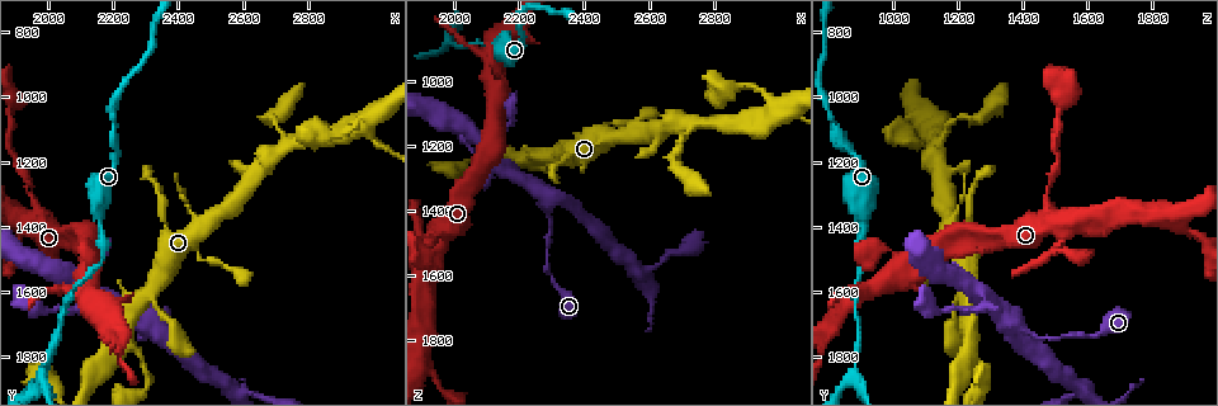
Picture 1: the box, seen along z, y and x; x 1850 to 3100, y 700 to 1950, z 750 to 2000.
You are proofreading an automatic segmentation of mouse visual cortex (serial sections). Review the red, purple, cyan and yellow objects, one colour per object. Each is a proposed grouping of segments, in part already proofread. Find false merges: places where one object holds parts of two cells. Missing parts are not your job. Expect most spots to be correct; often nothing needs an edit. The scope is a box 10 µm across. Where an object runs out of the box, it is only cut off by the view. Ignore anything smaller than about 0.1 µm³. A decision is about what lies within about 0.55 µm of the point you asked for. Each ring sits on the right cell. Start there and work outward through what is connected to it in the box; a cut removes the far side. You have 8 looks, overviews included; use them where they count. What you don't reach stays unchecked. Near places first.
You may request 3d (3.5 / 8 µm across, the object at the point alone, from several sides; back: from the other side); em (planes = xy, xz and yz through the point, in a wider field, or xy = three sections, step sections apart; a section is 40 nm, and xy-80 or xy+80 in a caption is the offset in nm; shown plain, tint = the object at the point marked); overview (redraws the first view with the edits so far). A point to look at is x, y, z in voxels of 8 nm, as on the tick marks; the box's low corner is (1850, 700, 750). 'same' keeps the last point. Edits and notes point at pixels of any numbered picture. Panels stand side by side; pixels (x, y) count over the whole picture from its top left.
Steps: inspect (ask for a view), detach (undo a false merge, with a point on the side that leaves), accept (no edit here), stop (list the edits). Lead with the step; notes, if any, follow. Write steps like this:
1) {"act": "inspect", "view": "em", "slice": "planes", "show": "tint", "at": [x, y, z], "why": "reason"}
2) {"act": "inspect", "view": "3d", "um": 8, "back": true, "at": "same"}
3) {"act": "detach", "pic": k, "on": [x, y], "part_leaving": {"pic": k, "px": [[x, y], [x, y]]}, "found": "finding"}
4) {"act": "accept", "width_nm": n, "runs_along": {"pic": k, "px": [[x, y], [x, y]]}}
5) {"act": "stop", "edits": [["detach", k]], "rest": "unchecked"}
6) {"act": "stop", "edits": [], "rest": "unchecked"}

{"act": "inspect", "view": "3d", "um": 3.5, "back": true, "at": [1950, 1270, 1470], "why": "thin neck"}

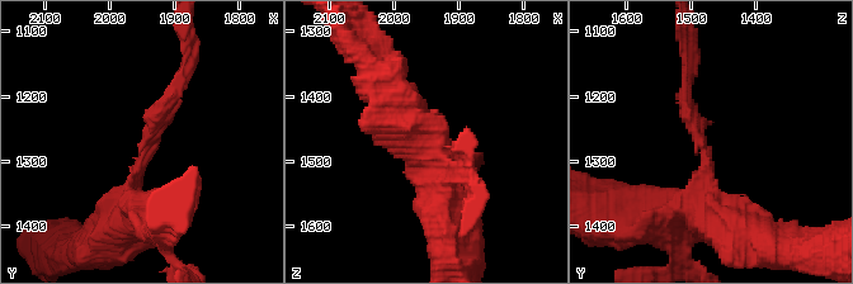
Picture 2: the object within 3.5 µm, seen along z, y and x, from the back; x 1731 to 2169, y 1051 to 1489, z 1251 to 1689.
{"act": "inspect", "view": "em", "slice": "xy", "step": 2, "show": "tint", "at": [1950, 1280, 1485], "arm_widths_nm": [150, 450]}

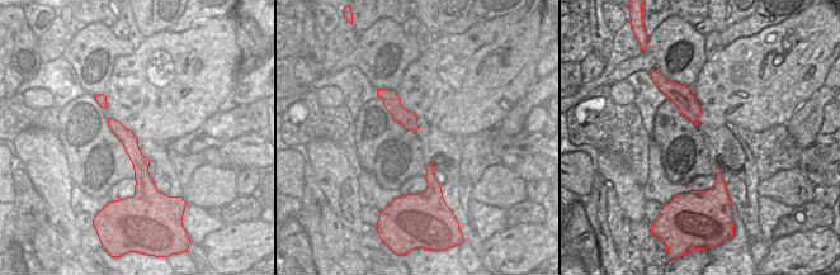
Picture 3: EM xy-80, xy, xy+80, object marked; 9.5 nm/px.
{"act": "inspect", "view": "em", "slice": "planes", "show": "tint", "at": "same", "why": "cut it another way"}

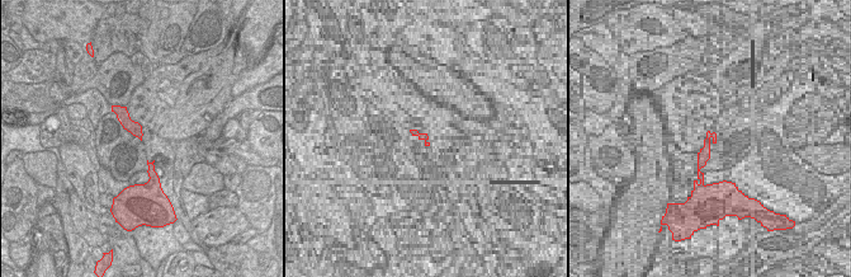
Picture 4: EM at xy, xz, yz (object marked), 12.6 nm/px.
{"act": "accept", "runs_along": {"pic": 4, "px": [[117, 109], [138, 134]]}, "found": "one cell here"}

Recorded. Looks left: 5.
{"act": "inspect", "view": "3d", "um": 3.5, "at": [2290, 1700, 1370], "why": "side arm on a straight run"}

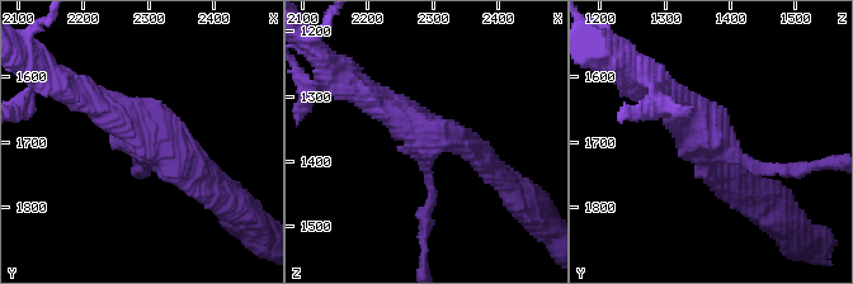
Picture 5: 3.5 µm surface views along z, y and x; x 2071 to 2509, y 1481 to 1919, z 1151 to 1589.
{"act": "inspect", "view": "em", "slice": "xy", "step": 3, "show": "tint", "at": [2290, 1705, 1375], "arms": 3, "arm_widths_nm": [150, 350, 350]}

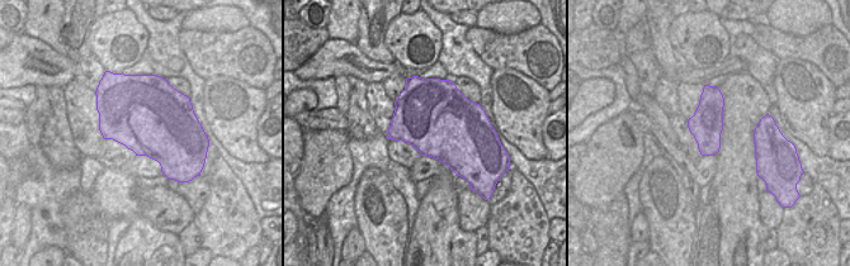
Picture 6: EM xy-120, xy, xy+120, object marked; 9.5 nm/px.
{"act": "accept", "runs_along": {"pic": 5, "px": [[790, 173], [715, 148], [670, 98]]}, "found": "continuous, no second cell"}

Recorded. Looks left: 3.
{"act": "inspect", "view": "3d", "um": 8, "at": [2990, 1060, 1090], "why": "four or more arms meet"}

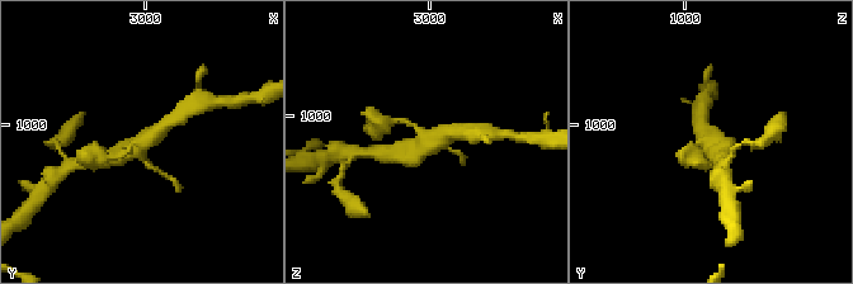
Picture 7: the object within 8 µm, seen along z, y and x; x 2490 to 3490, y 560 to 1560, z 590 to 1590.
{"act": "inspect", "view": "3d", "um": 3.5, "at": "same"}

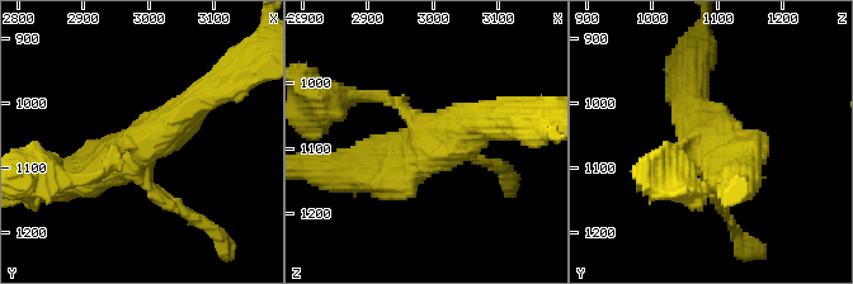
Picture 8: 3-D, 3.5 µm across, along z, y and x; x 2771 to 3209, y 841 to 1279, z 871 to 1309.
{"act": "inspect", "view": "em", "slice": "xy", "step": 1, "show": "tint", "at": [2990, 1065, 1080], "arms": 4, "arm_widths_nm": [150, 150, 400, 450]}

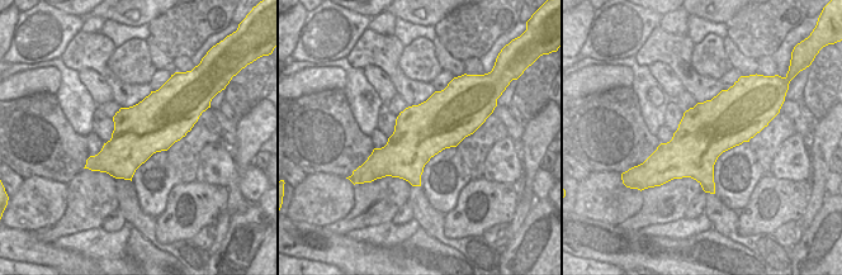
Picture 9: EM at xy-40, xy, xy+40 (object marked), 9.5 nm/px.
{"act": "accept", "runs_along": {"pic": 8, "px": [[362, 169], [424, 140], [401, 104], [370, 94]]}, "found": "one cell here"}

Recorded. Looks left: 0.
{"act": "stop", "edits": [], "rest": "unchecked"}

